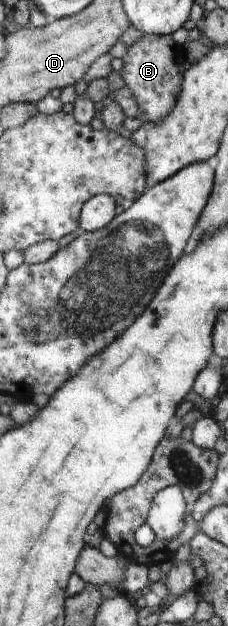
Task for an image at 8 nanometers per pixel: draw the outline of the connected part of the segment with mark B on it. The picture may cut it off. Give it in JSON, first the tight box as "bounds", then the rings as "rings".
{"bounds":[120,34,188,123],"rings":[[[146,34],[128,50],[123,60],[124,69],[120,73],[125,84],[135,93],[142,112],[142,123],[162,122],[164,118],[168,118],[181,92],[182,76],[188,67],[182,45],[174,42],[171,34]]]}

